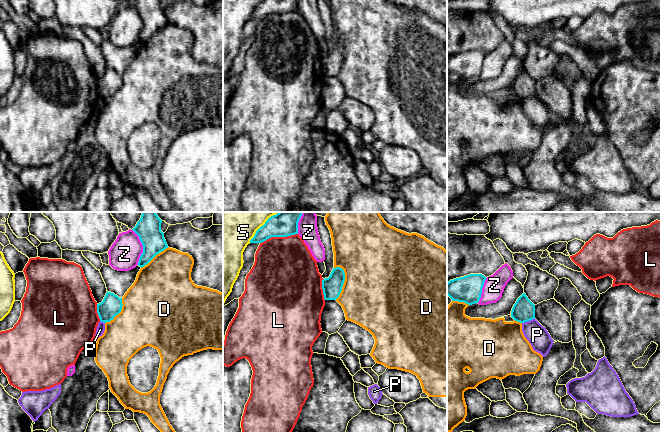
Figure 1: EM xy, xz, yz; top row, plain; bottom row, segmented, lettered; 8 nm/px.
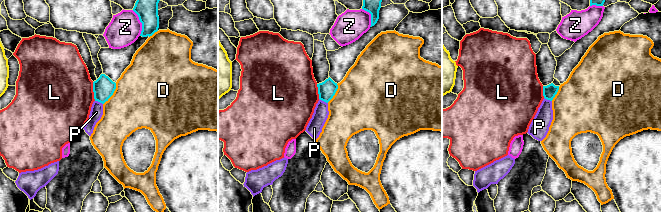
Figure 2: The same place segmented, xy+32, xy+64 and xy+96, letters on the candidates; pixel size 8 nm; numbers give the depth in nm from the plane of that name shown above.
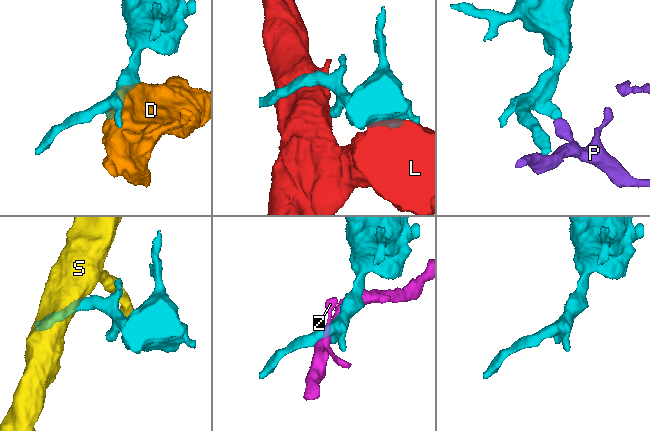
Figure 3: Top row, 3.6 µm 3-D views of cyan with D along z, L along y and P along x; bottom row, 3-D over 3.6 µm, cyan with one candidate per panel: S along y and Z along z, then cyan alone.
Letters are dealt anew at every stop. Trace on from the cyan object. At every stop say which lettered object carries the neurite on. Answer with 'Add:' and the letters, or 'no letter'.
Add: no letter

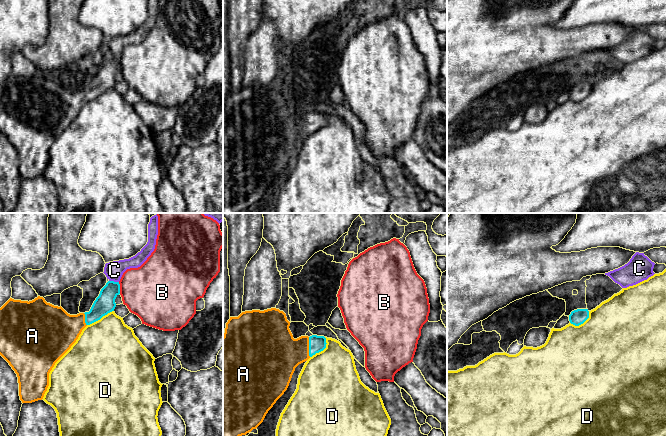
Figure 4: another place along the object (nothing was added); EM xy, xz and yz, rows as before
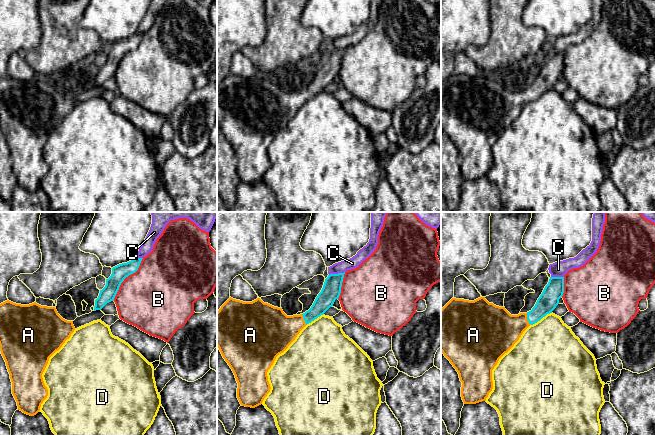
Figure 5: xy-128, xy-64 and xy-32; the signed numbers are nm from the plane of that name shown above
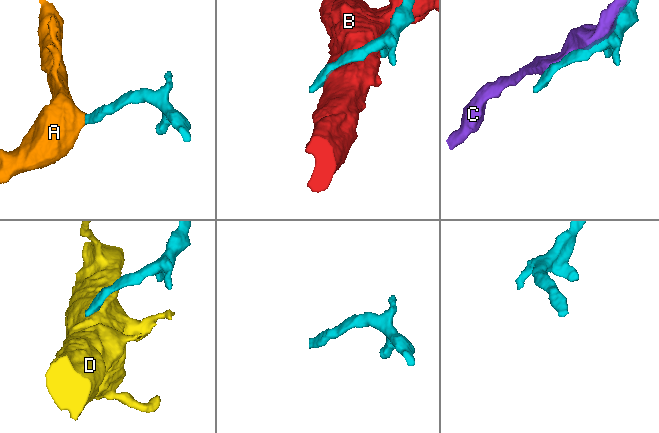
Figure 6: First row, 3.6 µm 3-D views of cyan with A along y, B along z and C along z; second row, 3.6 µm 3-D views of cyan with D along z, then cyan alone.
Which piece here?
Add: A

